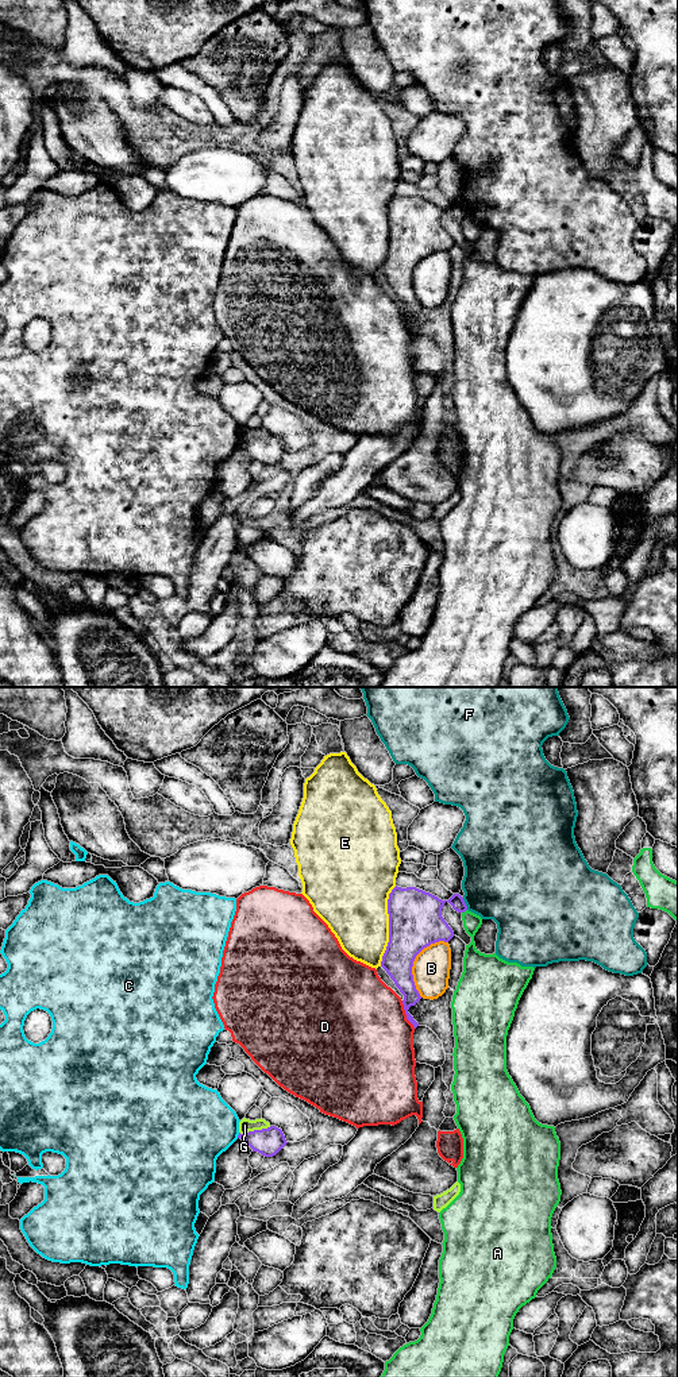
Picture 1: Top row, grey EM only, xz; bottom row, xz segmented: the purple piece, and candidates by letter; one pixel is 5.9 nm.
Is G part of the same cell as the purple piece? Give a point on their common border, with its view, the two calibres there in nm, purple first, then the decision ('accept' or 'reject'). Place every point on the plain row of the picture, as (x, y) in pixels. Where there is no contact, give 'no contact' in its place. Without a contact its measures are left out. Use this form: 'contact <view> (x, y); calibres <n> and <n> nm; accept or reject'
contact xz (254, 439); calibres 160 and 80 nm; reject

